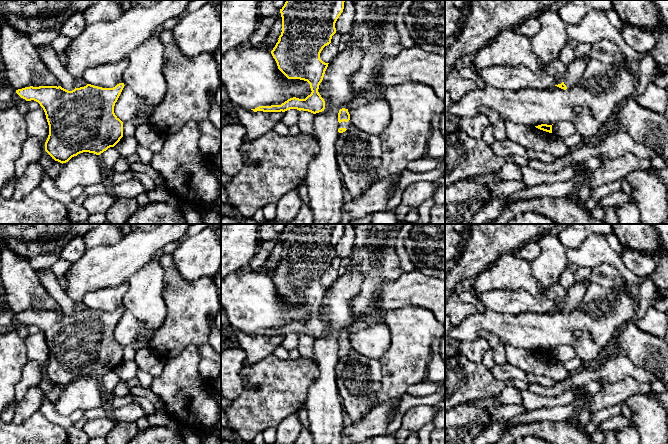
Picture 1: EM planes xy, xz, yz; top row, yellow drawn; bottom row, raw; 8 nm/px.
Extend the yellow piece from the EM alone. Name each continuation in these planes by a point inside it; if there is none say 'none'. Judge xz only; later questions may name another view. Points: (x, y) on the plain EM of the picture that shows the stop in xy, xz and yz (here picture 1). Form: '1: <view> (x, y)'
1: xz (343, 348)

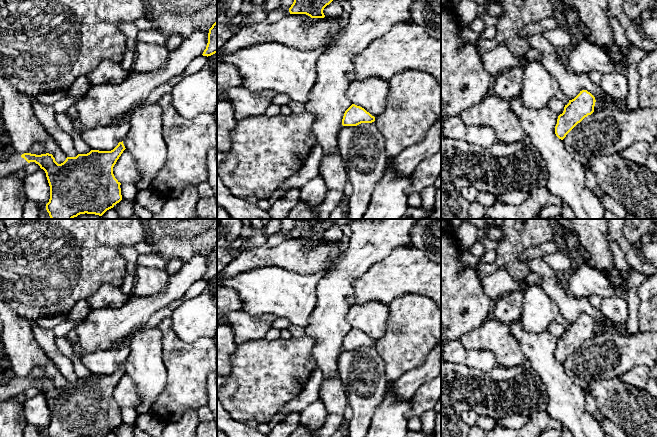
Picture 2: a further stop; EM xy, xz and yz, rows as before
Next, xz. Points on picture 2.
none

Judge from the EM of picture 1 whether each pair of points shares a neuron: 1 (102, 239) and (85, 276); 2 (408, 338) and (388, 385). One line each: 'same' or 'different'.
1: different
2: same

